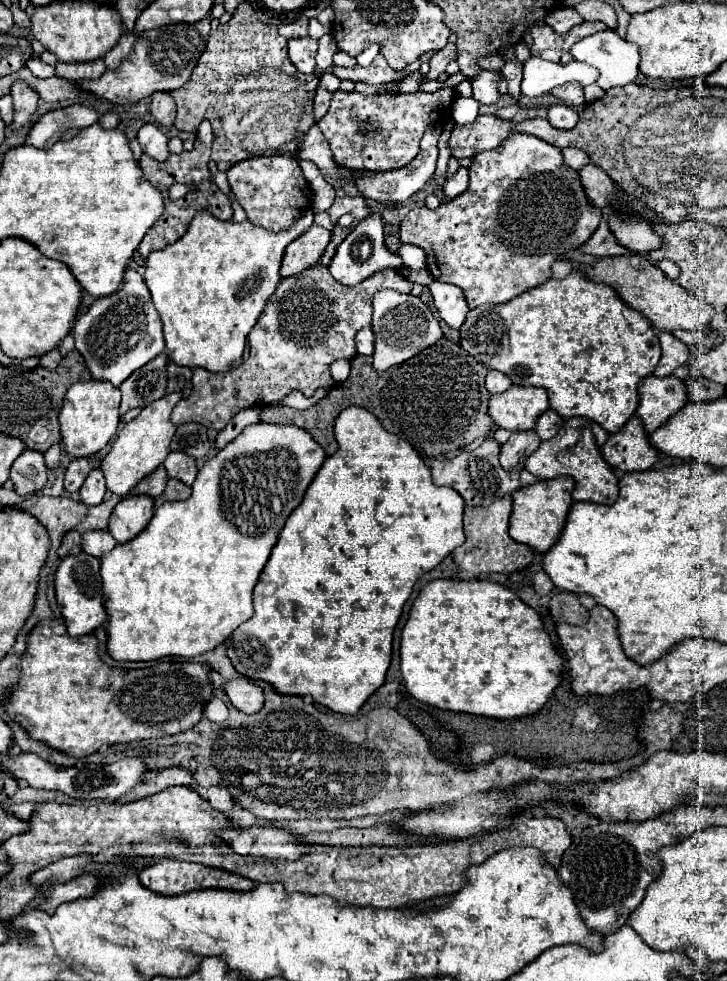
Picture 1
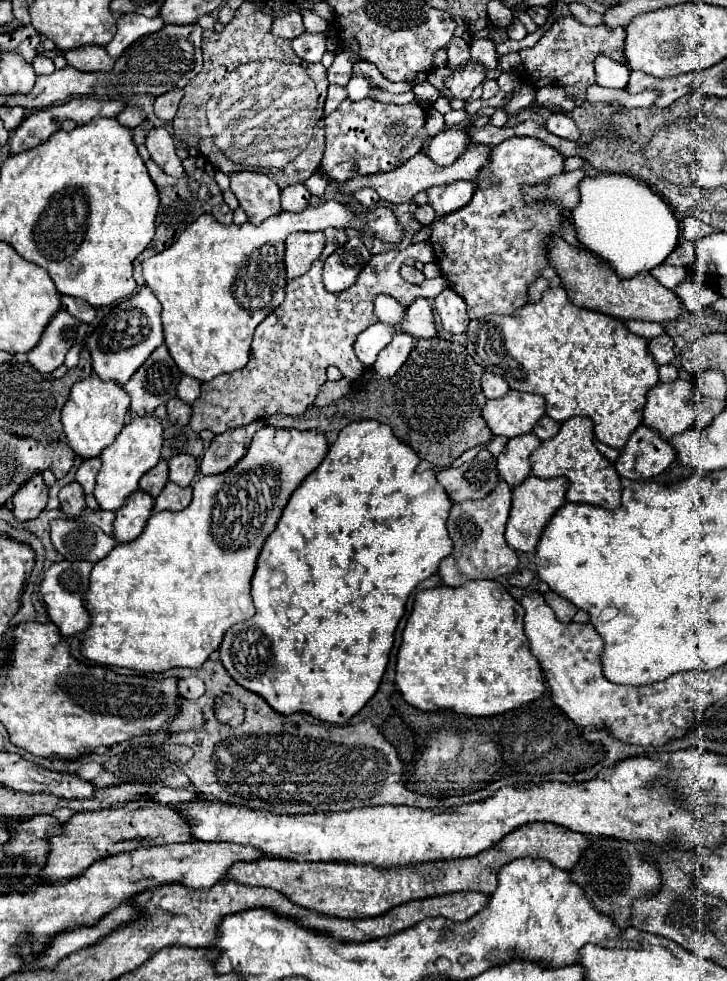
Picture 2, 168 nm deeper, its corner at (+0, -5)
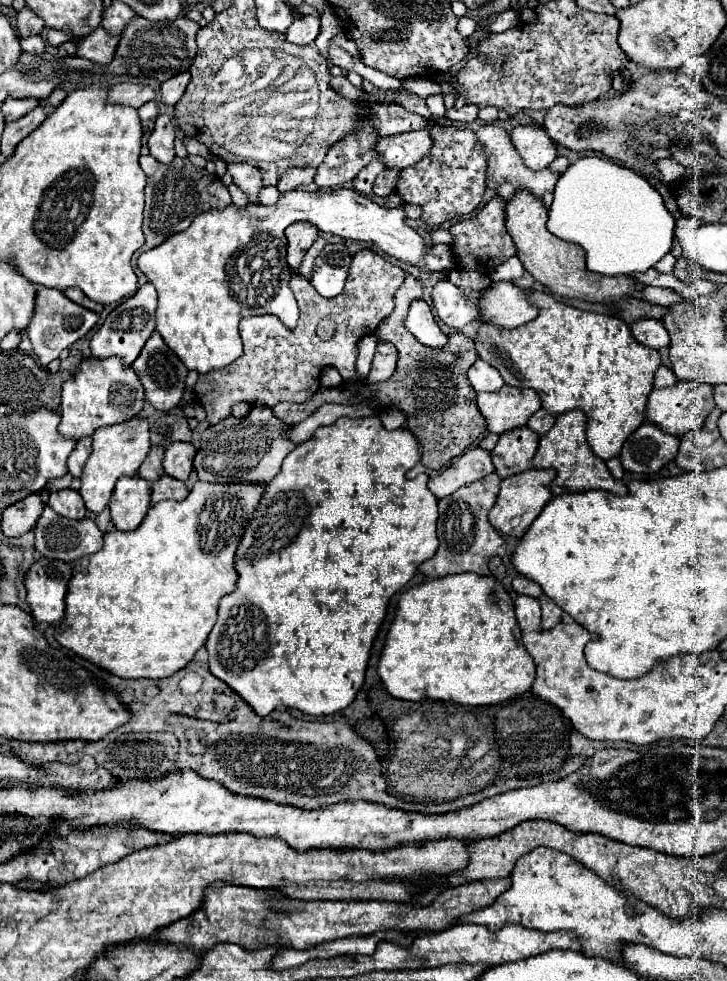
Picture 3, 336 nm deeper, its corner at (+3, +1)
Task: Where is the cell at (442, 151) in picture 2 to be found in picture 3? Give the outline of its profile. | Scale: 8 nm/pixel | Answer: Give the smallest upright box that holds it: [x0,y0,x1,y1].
[377,130,433,170]

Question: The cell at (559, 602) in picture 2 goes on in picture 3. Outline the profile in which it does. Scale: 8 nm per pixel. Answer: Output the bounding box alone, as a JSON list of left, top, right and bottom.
[539,594,563,630]

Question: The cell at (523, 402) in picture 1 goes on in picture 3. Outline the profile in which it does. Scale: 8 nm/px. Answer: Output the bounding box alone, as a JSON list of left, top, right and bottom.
[477,386,541,434]

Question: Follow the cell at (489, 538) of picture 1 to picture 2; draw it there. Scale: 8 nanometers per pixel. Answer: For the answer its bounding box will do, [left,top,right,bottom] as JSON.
[438,480,518,586]

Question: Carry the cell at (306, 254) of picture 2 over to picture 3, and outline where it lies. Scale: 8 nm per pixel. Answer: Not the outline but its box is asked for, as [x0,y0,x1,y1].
[285,222,319,272]

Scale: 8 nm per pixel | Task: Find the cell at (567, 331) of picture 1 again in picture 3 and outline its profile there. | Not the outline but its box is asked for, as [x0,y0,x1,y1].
[475,290,661,460]

